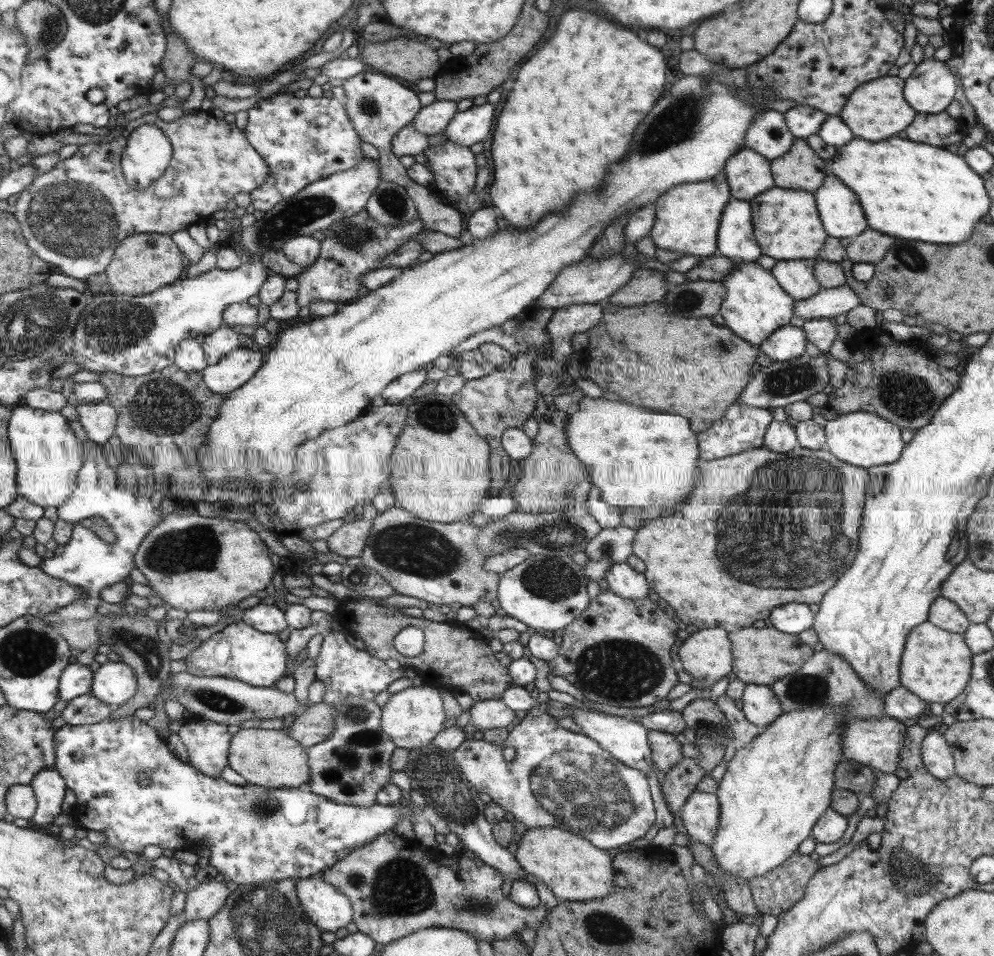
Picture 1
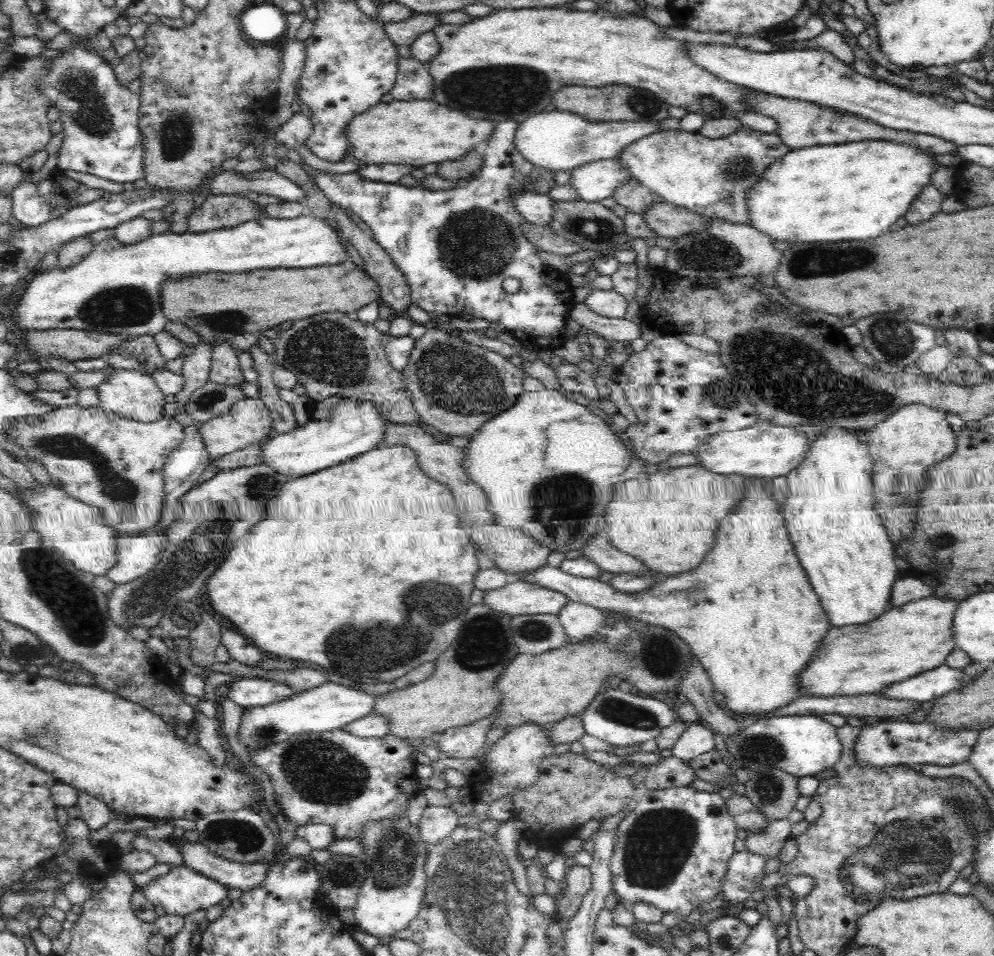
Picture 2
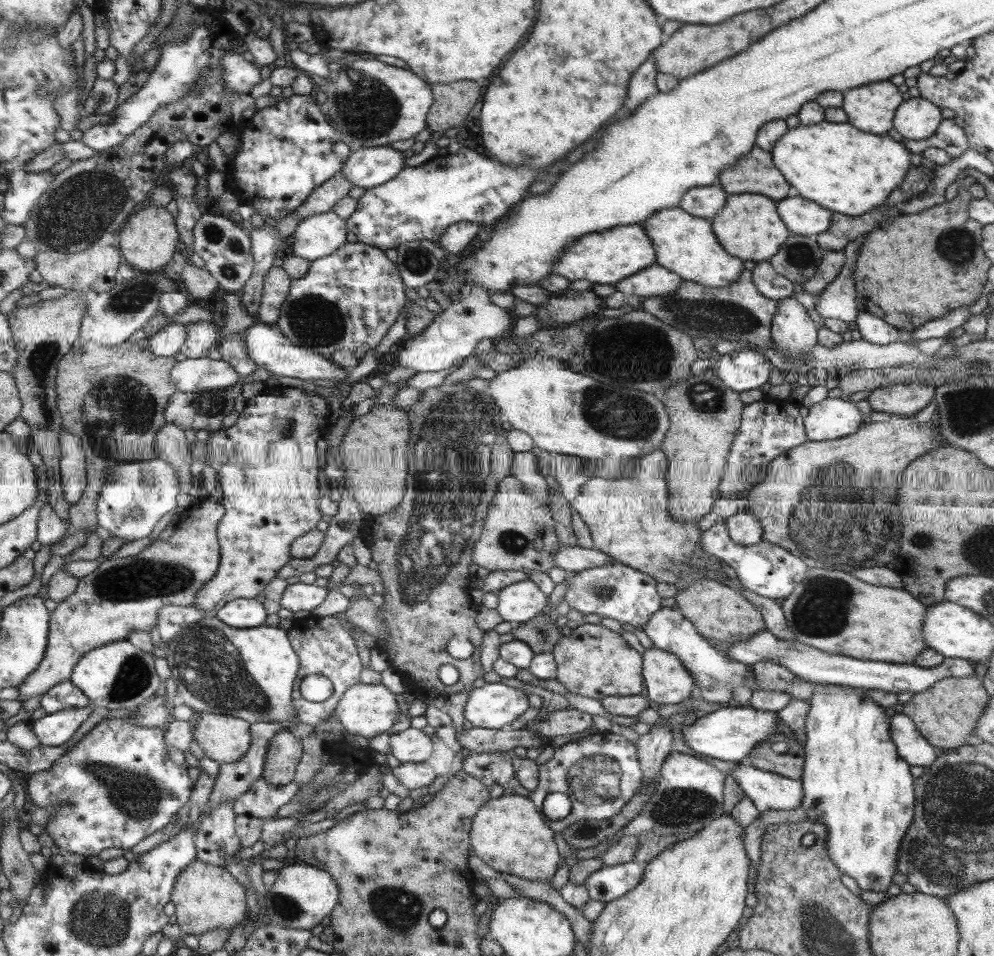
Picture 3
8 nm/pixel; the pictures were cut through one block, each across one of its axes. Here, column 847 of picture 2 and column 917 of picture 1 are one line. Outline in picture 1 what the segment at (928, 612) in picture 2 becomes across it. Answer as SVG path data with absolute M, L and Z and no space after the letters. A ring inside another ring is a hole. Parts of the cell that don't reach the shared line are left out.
M928 621L907 635L899 668L899 684L925 703L949 703L967 688L972 669L972 653L961 634L936 628Z

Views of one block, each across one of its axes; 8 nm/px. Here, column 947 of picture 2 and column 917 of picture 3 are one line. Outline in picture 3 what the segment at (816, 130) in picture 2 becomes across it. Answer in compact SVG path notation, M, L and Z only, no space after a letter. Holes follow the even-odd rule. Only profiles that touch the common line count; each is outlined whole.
M952 119L942 120L938 131L924 140L903 139L901 144L912 154L921 154L927 148L939 148L945 150L950 158L958 158L967 148L968 143L963 129L957 126Z

